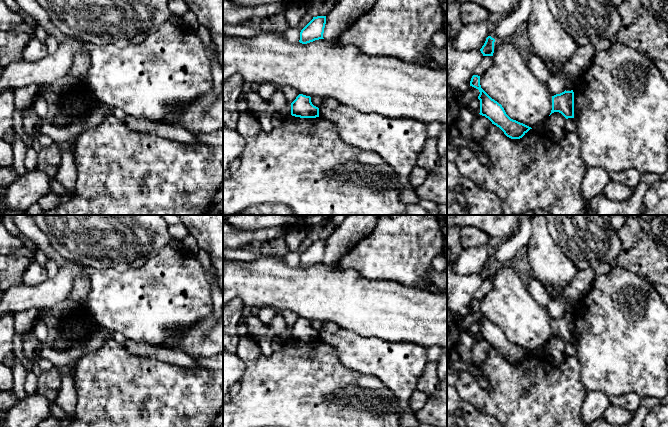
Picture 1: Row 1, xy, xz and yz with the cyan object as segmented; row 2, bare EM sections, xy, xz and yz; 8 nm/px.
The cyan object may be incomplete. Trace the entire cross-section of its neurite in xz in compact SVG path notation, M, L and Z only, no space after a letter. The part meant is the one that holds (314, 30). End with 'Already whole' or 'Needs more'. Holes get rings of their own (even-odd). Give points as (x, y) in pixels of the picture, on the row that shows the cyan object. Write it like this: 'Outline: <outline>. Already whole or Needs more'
Outline: M317 16L301 30L299 42L307 44L315 40L324 39L323 33L326 24L326 16Z. Already whole

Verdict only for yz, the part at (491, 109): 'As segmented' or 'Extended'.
As segmented

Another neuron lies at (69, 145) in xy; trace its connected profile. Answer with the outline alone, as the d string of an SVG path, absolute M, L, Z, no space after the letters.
M72 138L70 140L63 142L63 143L59 143L58 146L59 146L60 150L74 152L76 140L77 140L77 138Z

